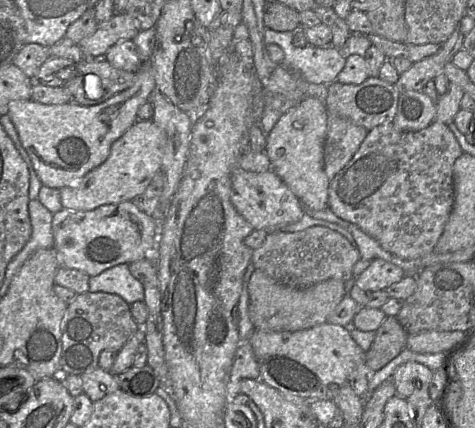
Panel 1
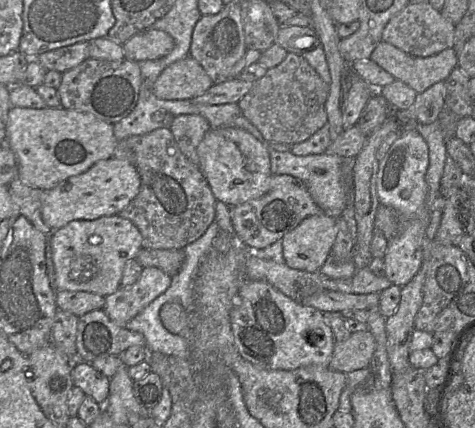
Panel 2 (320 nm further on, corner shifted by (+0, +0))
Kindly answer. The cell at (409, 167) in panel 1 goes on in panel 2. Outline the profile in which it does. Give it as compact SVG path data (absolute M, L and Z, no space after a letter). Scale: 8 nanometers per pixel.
M273 175L268 191L257 199L231 207L235 232L248 249L263 249L295 229L309 216L323 214L302 181L290 175Z

